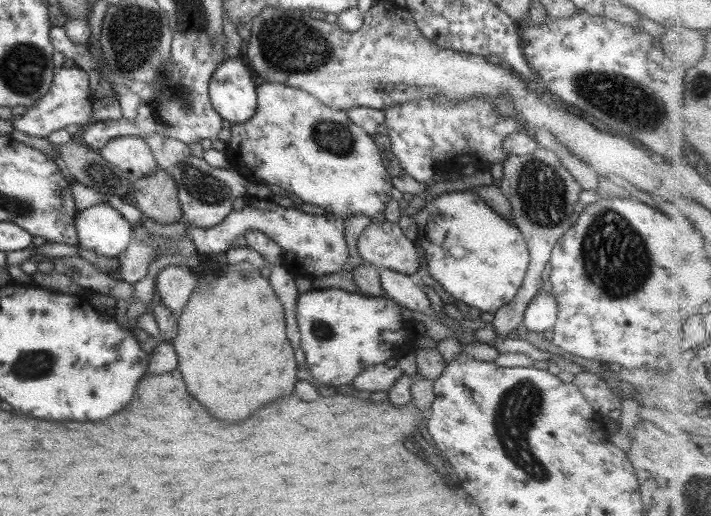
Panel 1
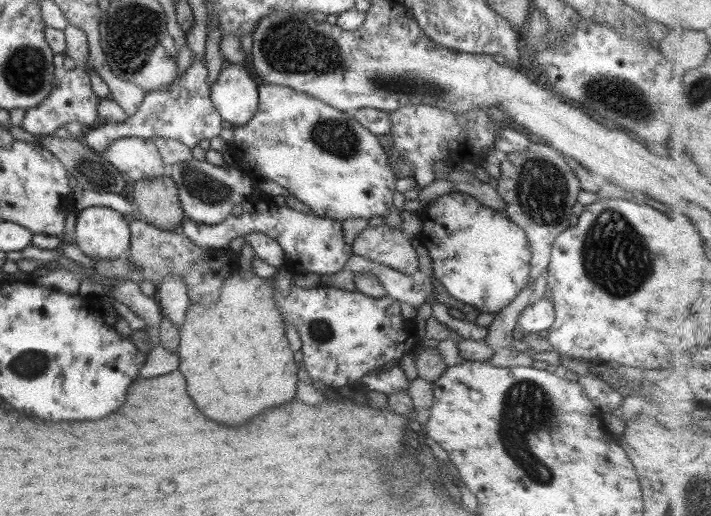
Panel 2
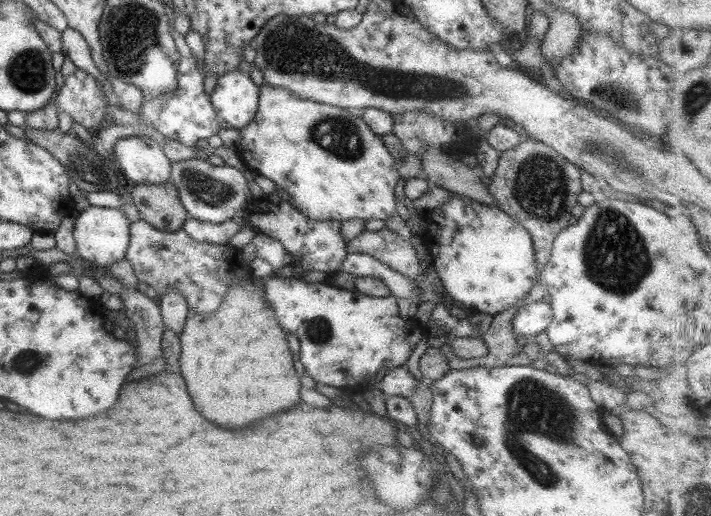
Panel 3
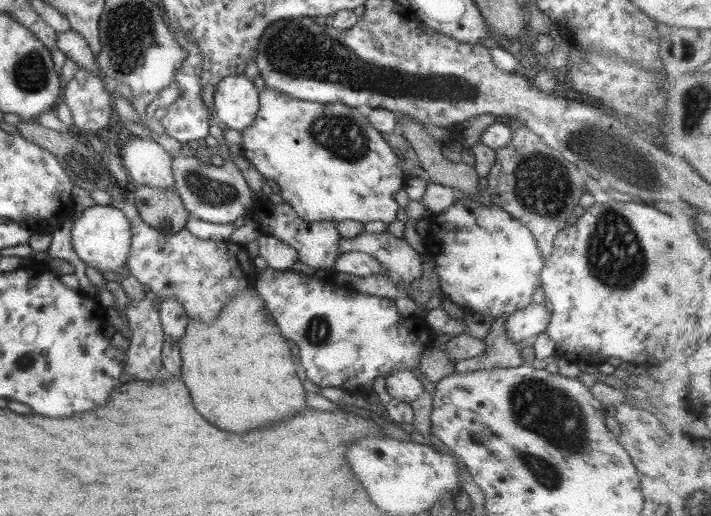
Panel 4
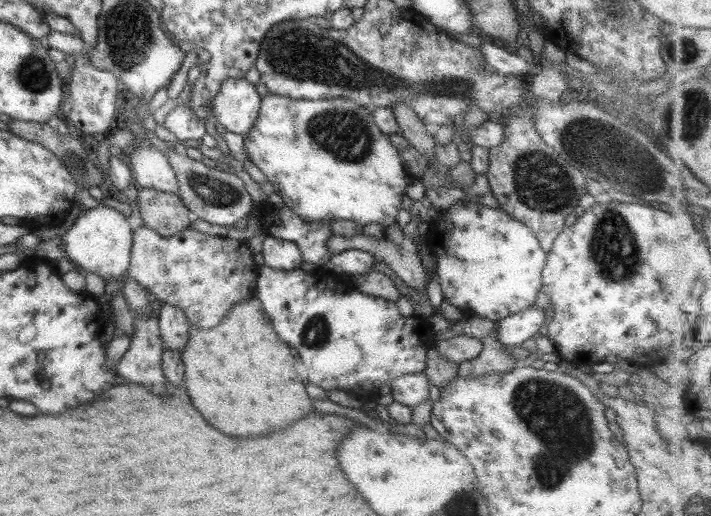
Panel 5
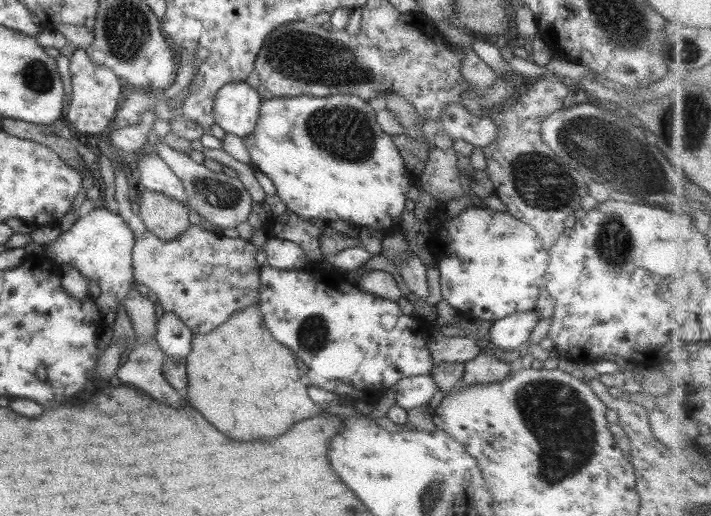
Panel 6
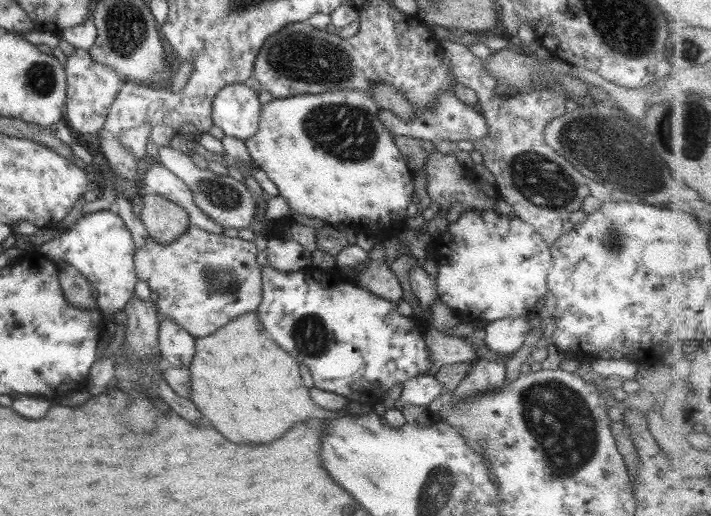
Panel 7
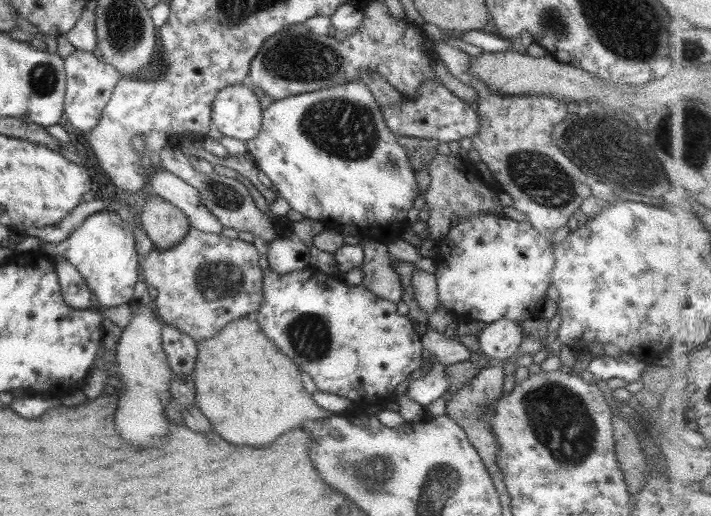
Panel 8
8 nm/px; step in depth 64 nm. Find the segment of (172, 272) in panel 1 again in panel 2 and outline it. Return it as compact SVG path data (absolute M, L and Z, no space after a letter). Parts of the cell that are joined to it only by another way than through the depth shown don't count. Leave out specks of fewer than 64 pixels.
M176 274L164 276L155 290L155 299L159 302L160 312L179 330L191 303L183 281Z

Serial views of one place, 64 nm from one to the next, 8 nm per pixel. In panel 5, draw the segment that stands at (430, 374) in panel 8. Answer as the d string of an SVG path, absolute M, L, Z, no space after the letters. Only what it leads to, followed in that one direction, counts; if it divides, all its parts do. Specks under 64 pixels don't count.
M420 373L397 377L389 383L389 387L393 400L411 410L415 404L429 399L429 384L424 374Z

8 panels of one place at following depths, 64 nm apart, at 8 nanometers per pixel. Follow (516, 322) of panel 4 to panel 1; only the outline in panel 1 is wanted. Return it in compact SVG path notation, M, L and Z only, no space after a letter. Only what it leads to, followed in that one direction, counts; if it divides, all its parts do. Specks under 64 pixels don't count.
M539 289L523 313L522 325L533 337L549 330L556 321L556 304L550 292Z

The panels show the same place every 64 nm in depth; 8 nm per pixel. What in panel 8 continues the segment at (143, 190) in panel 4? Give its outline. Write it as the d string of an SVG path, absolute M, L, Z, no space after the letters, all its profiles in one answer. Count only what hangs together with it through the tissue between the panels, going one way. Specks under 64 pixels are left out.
M149 194L139 215L138 224L146 232L152 246L167 250L175 246L188 233L190 226L187 217L172 204Z

